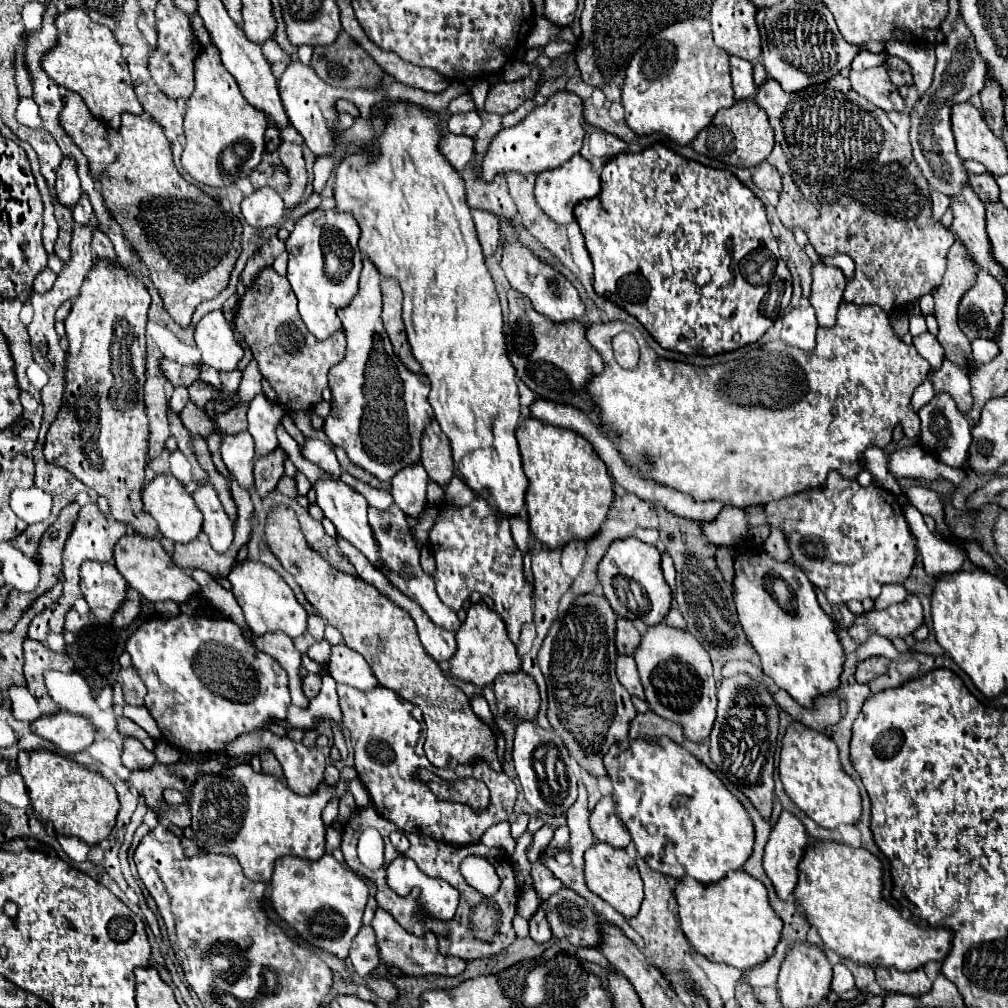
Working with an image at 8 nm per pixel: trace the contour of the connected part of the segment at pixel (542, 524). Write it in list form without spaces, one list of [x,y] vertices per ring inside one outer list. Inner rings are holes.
[[[526,418],[516,430],[524,474],[528,476],[526,506],[530,530],[548,548],[562,548],[572,540],[590,540],[594,536],[614,500],[612,478],[606,464],[592,444],[578,432]]]

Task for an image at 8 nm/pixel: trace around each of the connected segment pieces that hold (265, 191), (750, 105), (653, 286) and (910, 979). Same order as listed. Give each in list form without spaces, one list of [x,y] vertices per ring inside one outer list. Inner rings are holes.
[[[258,188],[242,200],[242,214],[250,226],[268,228],[284,216],[284,200],[274,188]]]
[[[754,98],[740,100],[734,106],[720,110],[714,116],[714,120],[692,142],[692,148],[696,152],[740,168],[752,168],[762,160],[766,160],[768,154],[772,152],[772,146],[774,146],[774,130],[770,128],[766,112],[758,108]]]
[[[654,144],[638,154],[624,152],[614,156],[604,168],[602,168],[602,192],[594,198],[582,200],[574,208],[574,216],[582,228],[586,248],[594,262],[594,290],[630,312],[648,332],[650,336],[666,350],[682,352],[682,354],[700,354],[700,356],[716,356],[724,352],[734,352],[746,344],[756,342],[778,316],[784,316],[790,298],[792,298],[792,276],[786,266],[786,262],[778,254],[778,242],[770,230],[770,222],[766,218],[766,208],[760,198],[754,196],[744,184],[738,184],[738,178],[732,176],[728,170],[716,170],[702,166],[700,162],[688,160],[664,144]]]
[[[876,966],[874,974],[876,974],[876,982],[886,992],[898,992],[898,994],[908,994],[916,998],[930,992],[932,988],[932,982],[928,980],[922,968],[912,970],[912,972],[898,972],[896,968]]]

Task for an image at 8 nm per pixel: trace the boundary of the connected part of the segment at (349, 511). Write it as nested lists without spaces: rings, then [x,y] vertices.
[[[320,480],[320,482],[314,484],[314,490],[316,490],[316,496],[318,496],[316,504],[322,508],[324,516],[336,526],[336,532],[344,540],[348,540],[354,548],[358,548],[370,560],[370,564],[386,576],[386,570],[382,568],[382,558],[380,558],[380,552],[378,552],[378,542],[374,540],[372,528],[370,528],[368,518],[366,518],[368,504],[366,504],[364,496],[358,496],[358,492],[354,492],[348,484],[342,484],[342,480]]]

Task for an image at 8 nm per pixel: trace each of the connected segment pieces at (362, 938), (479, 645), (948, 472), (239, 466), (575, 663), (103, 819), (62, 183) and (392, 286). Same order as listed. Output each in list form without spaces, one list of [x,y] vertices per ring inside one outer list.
[[[362,924],[362,932],[358,932],[358,936],[354,938],[348,958],[360,976],[366,976],[380,966],[380,952],[378,952],[378,944],[376,944],[372,926]]]
[[[476,602],[468,608],[466,620],[456,632],[456,642],[458,642],[458,650],[450,658],[450,674],[458,680],[472,682],[480,688],[486,688],[494,684],[494,678],[498,674],[520,670],[522,660],[516,654],[516,646],[508,636],[506,624],[492,608],[486,606],[486,602]]]
[[[920,444],[896,450],[890,456],[888,470],[896,478],[918,478],[918,480],[946,478],[954,484],[960,484],[964,480],[958,470],[942,464],[936,456],[924,456],[924,448]]]
[[[248,430],[224,436],[220,446],[222,462],[226,464],[232,478],[246,490],[252,488],[252,462],[254,462],[254,450],[252,450],[252,436]]]
[[[602,594],[576,596],[570,608],[554,620],[538,650],[538,662],[548,686],[548,722],[562,736],[570,756],[592,776],[606,776],[602,758],[612,744],[628,748],[630,720],[638,714],[630,694],[616,678],[616,614]]]
[[[46,748],[20,752],[18,768],[30,792],[34,810],[42,816],[42,820],[50,820],[54,824],[56,834],[76,836],[88,844],[100,844],[108,838],[116,824],[120,802],[114,786],[100,772]]]
[[[64,158],[58,172],[56,172],[56,194],[58,194],[58,200],[72,208],[80,194],[82,194],[82,188],[80,188],[80,180],[78,180],[78,174],[76,174],[76,160],[72,158]]]
[[[394,278],[382,280],[382,320],[388,332],[388,338],[394,346],[394,354],[402,360],[402,364],[410,372],[420,372],[420,364],[414,360],[410,352],[410,344],[406,344],[406,332],[402,328],[402,290]]]

